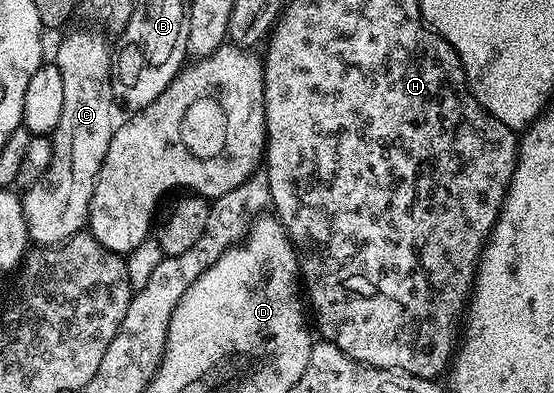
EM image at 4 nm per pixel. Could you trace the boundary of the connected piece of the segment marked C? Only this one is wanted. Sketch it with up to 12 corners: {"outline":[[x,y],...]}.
{"outline":[[72,32],[56,62],[64,109],[44,177],[21,196],[27,236],[89,224],[124,118],[112,47]]}

